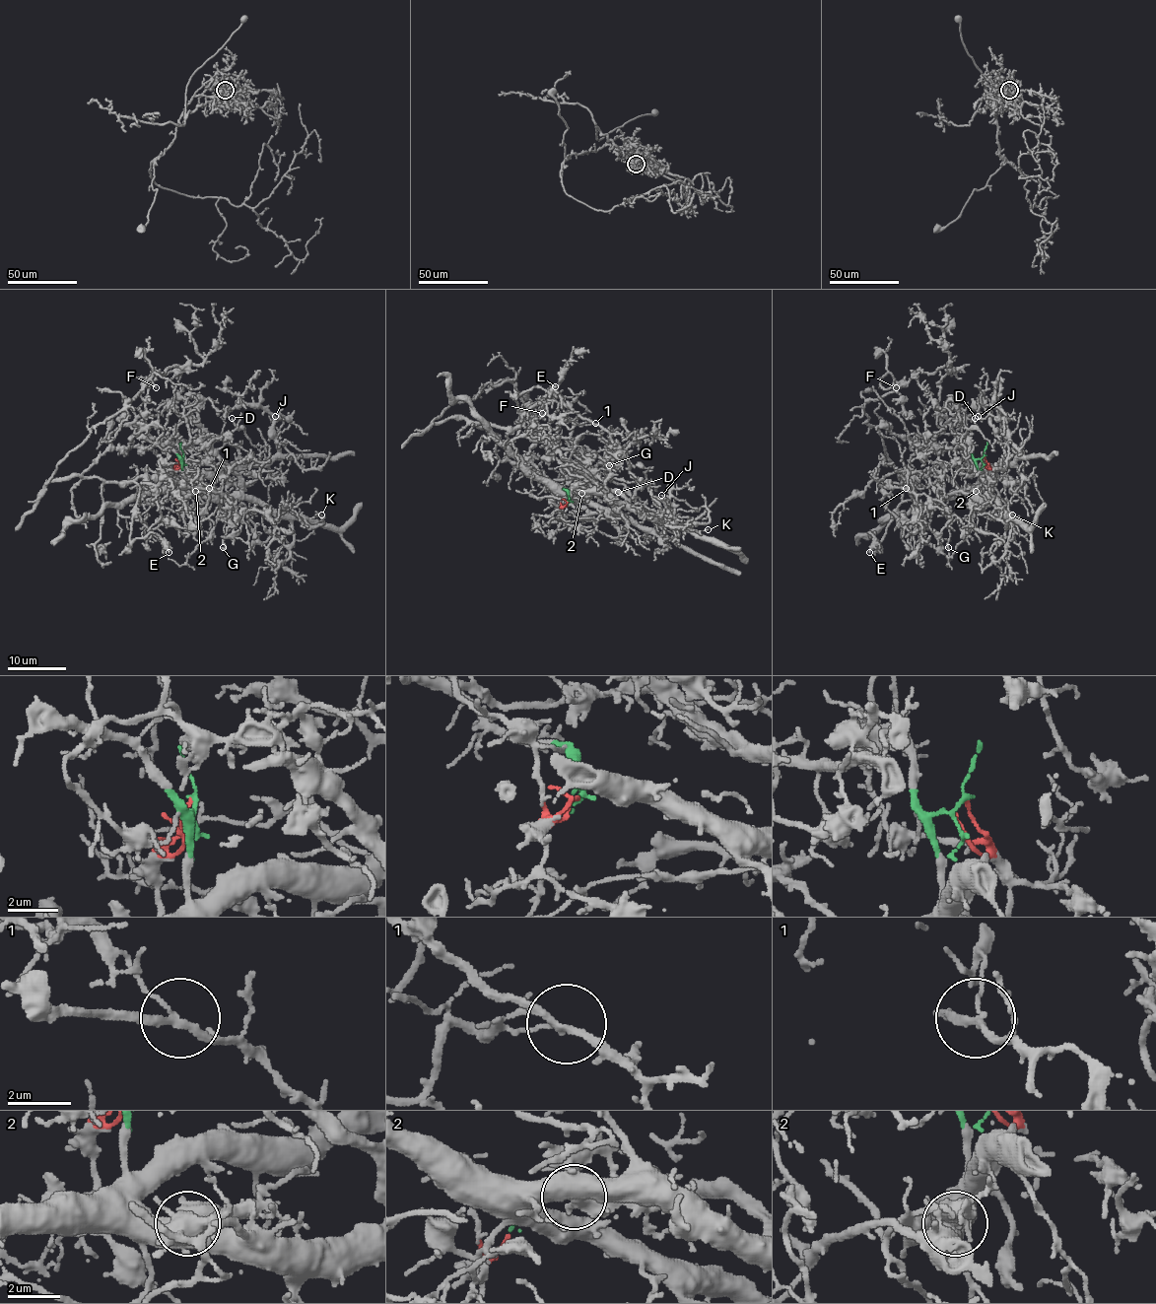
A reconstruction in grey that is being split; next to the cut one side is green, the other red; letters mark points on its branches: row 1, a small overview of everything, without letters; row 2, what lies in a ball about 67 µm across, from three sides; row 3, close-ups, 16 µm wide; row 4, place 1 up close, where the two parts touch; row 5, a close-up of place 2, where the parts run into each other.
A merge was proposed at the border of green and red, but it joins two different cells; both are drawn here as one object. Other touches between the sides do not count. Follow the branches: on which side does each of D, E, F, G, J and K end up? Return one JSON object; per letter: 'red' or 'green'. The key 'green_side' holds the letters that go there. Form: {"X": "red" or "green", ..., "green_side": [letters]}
{"D": "red", "E": "red", "F": "red", "G": "red", "J": "green", "K": "green", "green_side": ["J", "K"]}

